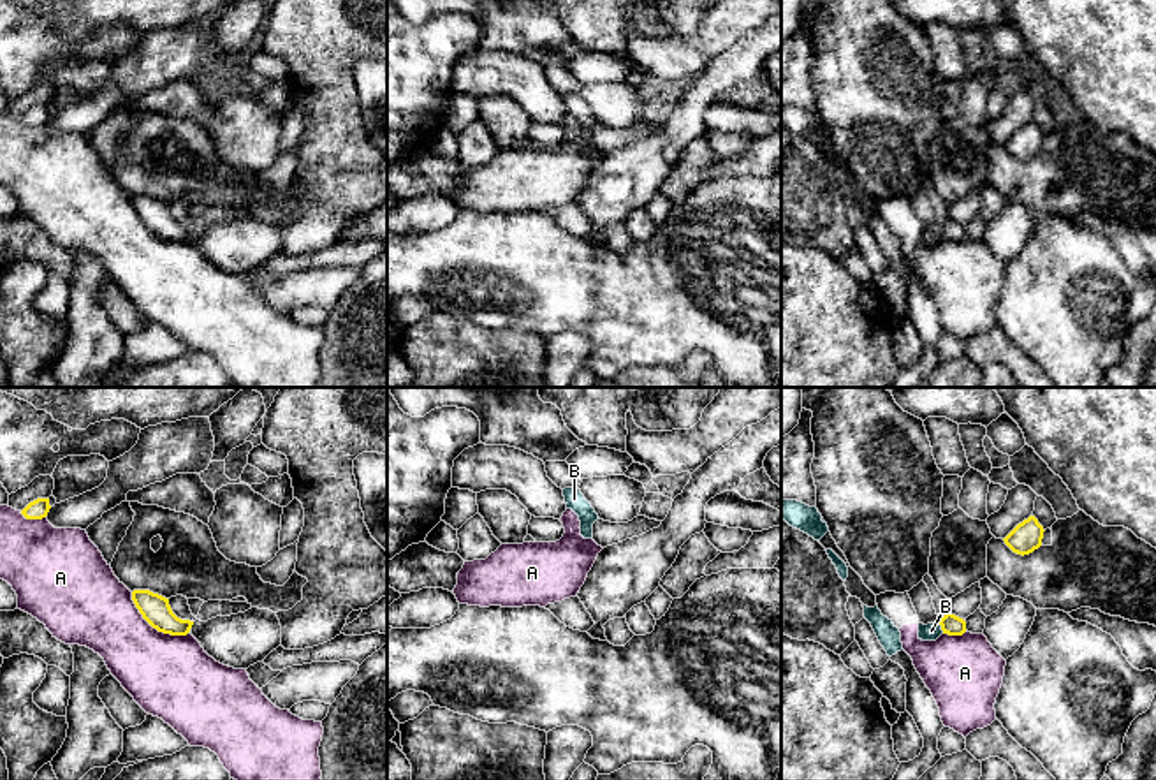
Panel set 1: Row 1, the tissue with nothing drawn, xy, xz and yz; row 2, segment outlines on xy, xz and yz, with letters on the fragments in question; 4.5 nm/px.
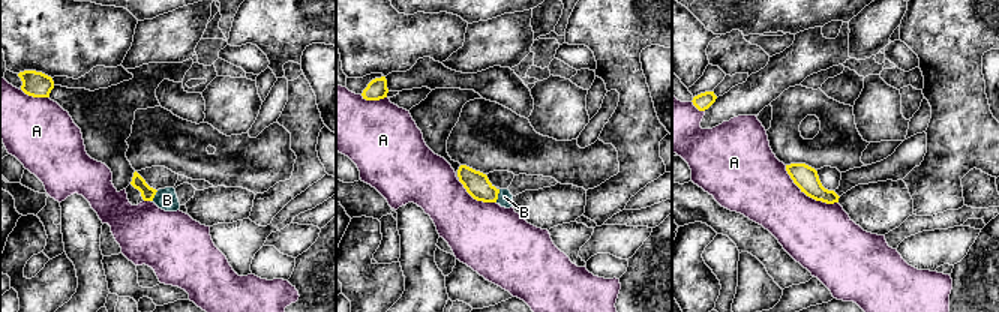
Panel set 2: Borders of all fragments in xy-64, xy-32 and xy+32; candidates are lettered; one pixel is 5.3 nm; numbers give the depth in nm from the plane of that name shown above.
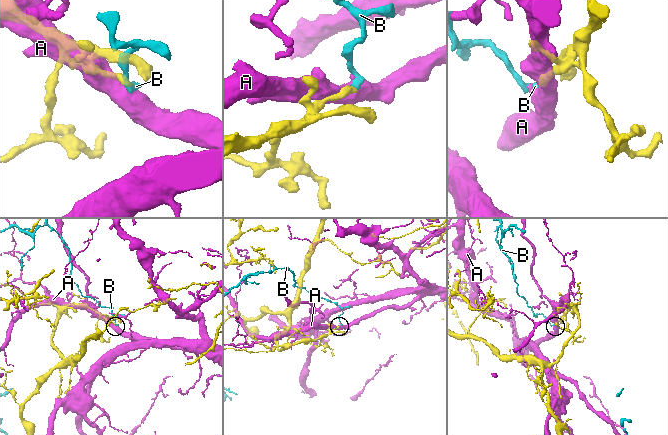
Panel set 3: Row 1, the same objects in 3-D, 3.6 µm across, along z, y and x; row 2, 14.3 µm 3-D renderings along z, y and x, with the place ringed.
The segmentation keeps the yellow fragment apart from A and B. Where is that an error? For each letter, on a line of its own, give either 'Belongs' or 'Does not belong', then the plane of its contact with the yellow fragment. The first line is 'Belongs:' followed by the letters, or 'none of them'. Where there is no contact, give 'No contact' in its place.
Belongs: none of them
A: Does not belong. Touches yellow in xy
B: Does not belong. Touches yellow in yz

